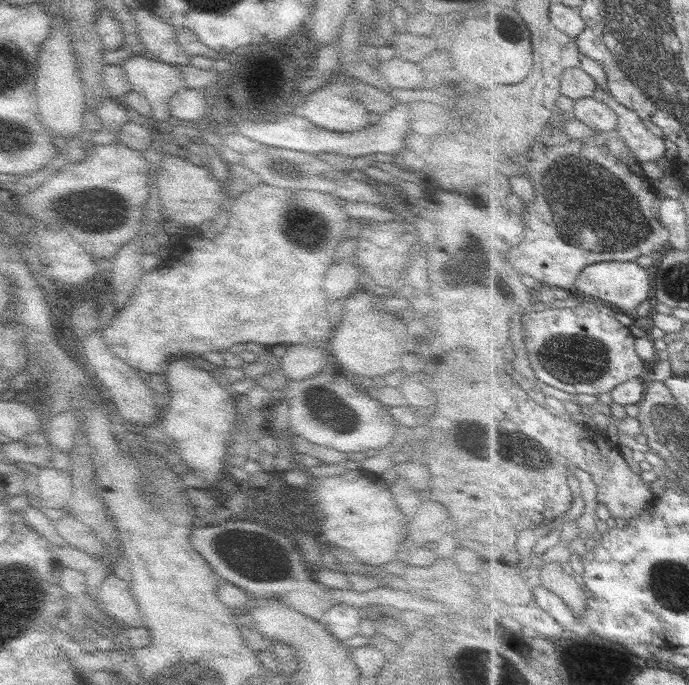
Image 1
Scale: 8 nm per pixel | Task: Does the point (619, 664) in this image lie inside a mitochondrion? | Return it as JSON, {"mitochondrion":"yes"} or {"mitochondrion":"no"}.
{"mitochondrion":"no"}

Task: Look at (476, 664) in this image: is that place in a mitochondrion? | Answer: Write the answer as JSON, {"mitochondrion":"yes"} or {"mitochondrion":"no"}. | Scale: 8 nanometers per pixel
{"mitochondrion":"yes"}

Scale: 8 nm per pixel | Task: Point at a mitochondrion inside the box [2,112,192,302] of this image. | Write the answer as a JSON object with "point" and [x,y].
{"point":[102,213]}

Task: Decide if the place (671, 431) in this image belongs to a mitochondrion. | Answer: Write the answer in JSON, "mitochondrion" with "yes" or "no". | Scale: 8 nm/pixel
{"mitochondrion":"yes"}

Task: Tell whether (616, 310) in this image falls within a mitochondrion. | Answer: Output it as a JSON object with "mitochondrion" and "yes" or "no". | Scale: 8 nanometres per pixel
{"mitochondrion":"no"}

